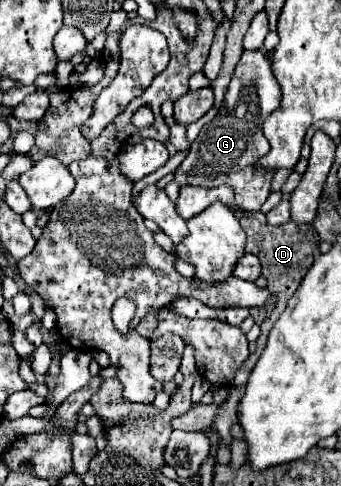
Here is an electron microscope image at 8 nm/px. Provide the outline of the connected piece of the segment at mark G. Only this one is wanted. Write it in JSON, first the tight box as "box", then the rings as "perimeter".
{"box":[174,50,280,212],"perimeter":[[[264,50],[244,52],[238,60],[230,80],[226,98],[218,116],[206,122],[190,148],[186,160],[176,168],[174,182],[178,186],[234,186],[236,202],[242,210],[258,212],[270,194],[270,180],[274,172],[256,170],[256,162],[270,150],[262,134],[262,122],[280,106],[280,86],[272,74],[270,60]]]}

